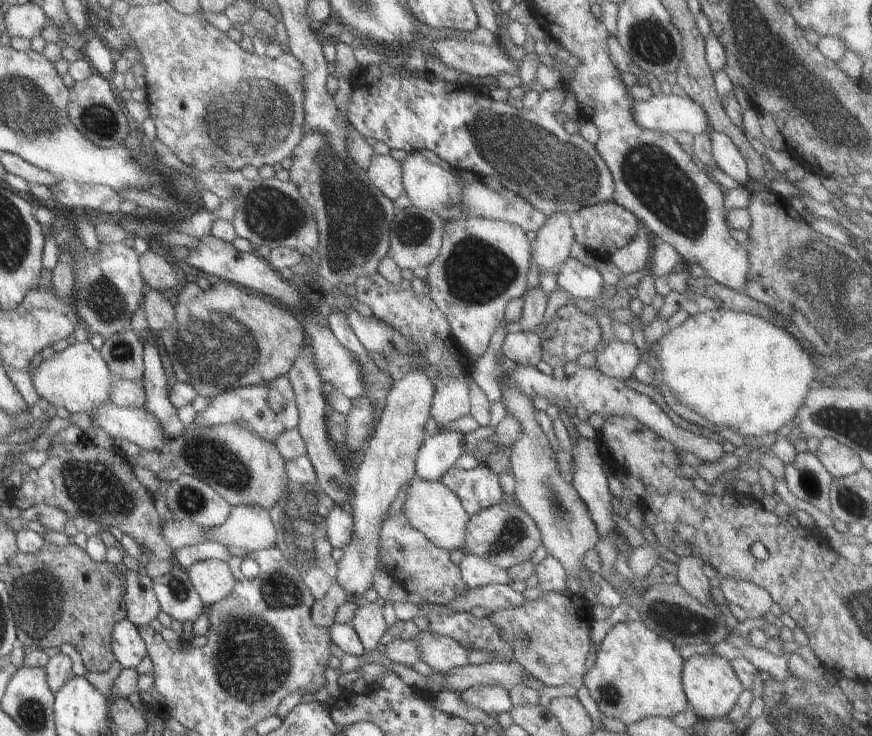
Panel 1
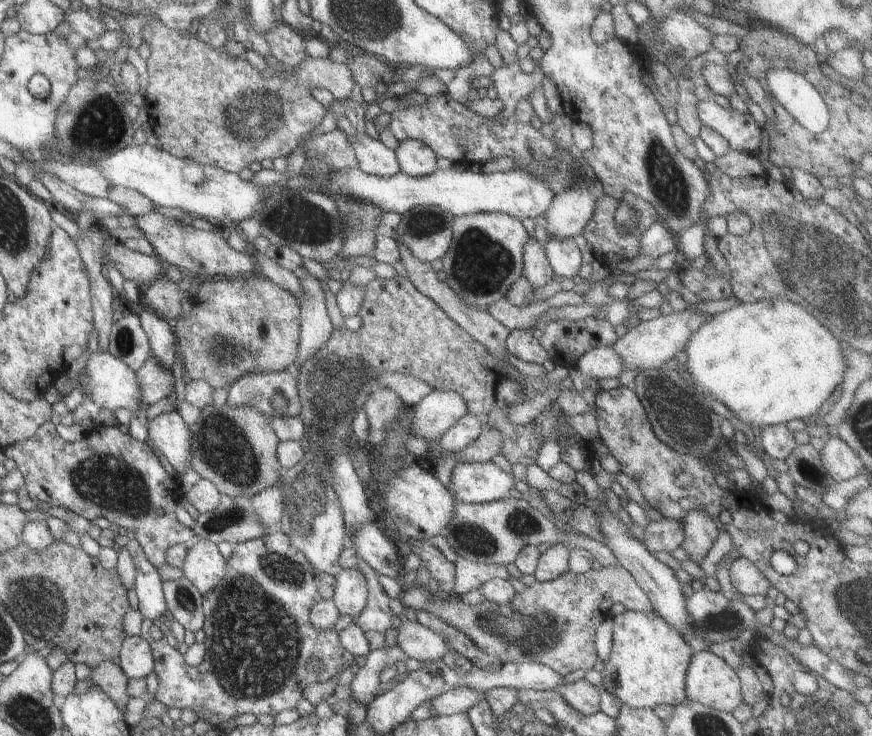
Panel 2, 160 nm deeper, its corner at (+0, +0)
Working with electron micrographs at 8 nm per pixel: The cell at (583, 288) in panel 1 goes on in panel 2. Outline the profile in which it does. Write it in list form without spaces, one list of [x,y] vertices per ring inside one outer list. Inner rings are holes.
[[[547,237],[544,242],[544,253],[552,274],[565,278],[577,275],[581,257],[573,237]]]

